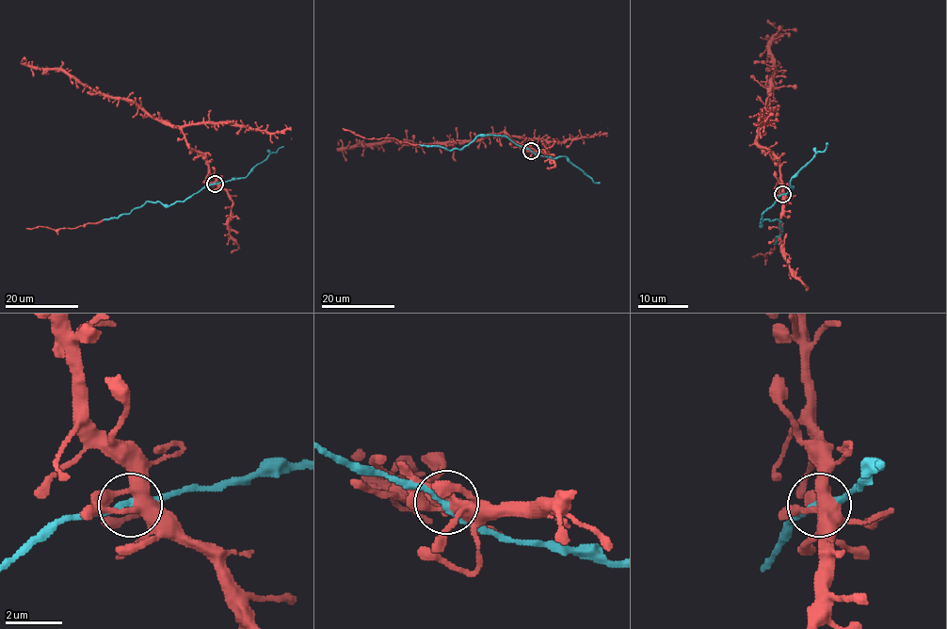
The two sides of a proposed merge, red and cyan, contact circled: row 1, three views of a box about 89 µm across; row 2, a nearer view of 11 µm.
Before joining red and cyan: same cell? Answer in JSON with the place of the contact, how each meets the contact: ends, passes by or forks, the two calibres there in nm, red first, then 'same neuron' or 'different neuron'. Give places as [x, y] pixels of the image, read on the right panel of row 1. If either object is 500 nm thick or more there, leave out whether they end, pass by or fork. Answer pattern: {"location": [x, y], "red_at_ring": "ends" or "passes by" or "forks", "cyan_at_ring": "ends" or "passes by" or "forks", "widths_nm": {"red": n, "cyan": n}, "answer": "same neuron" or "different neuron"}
{"location": [782, 194], "red_at_ring": "forks", "cyan_at_ring": "passes by", "widths_nm": {"red": 400, "cyan": 200}, "answer": "same neuron"}

